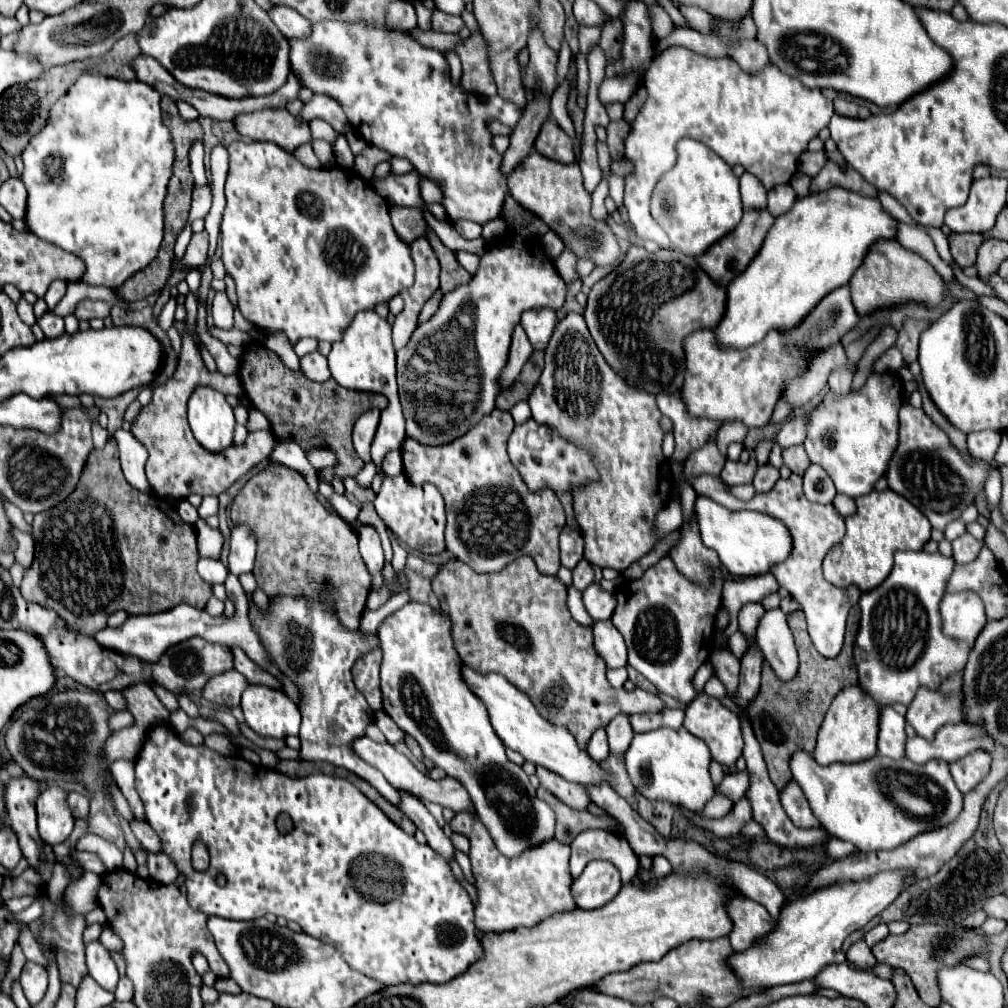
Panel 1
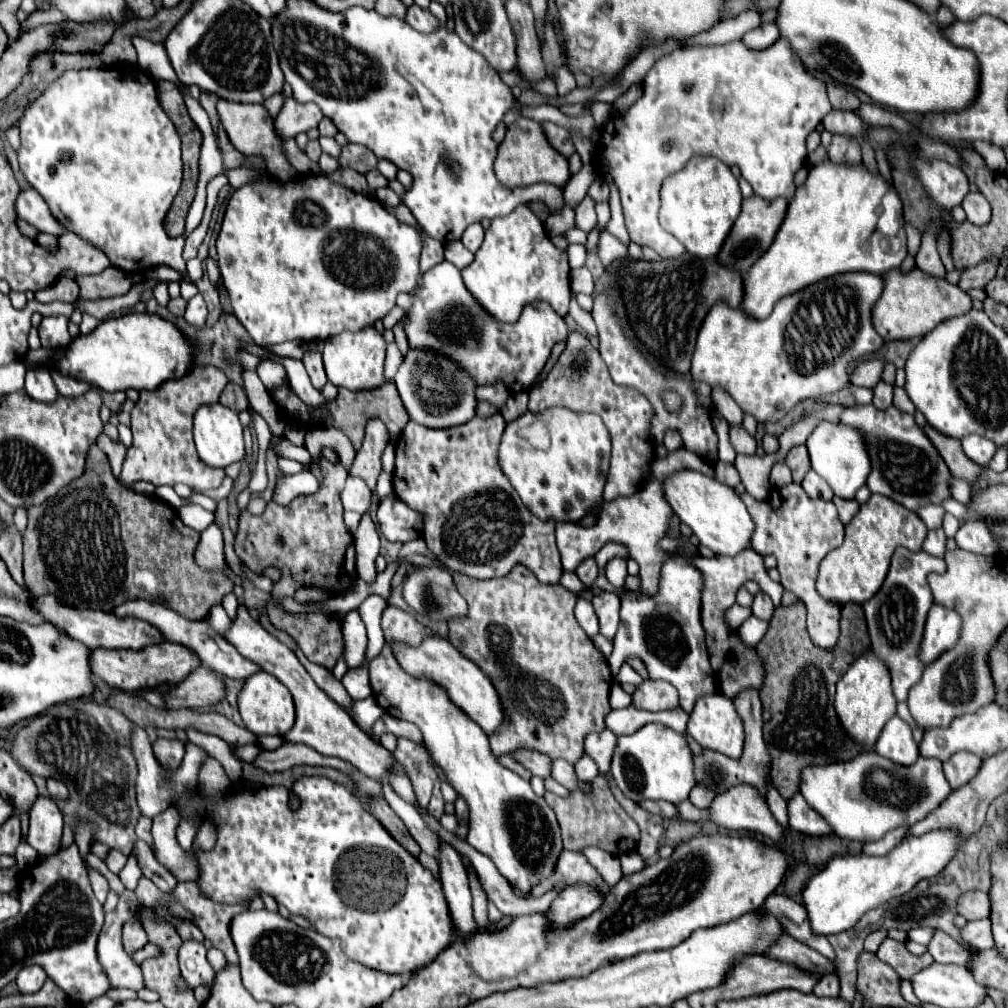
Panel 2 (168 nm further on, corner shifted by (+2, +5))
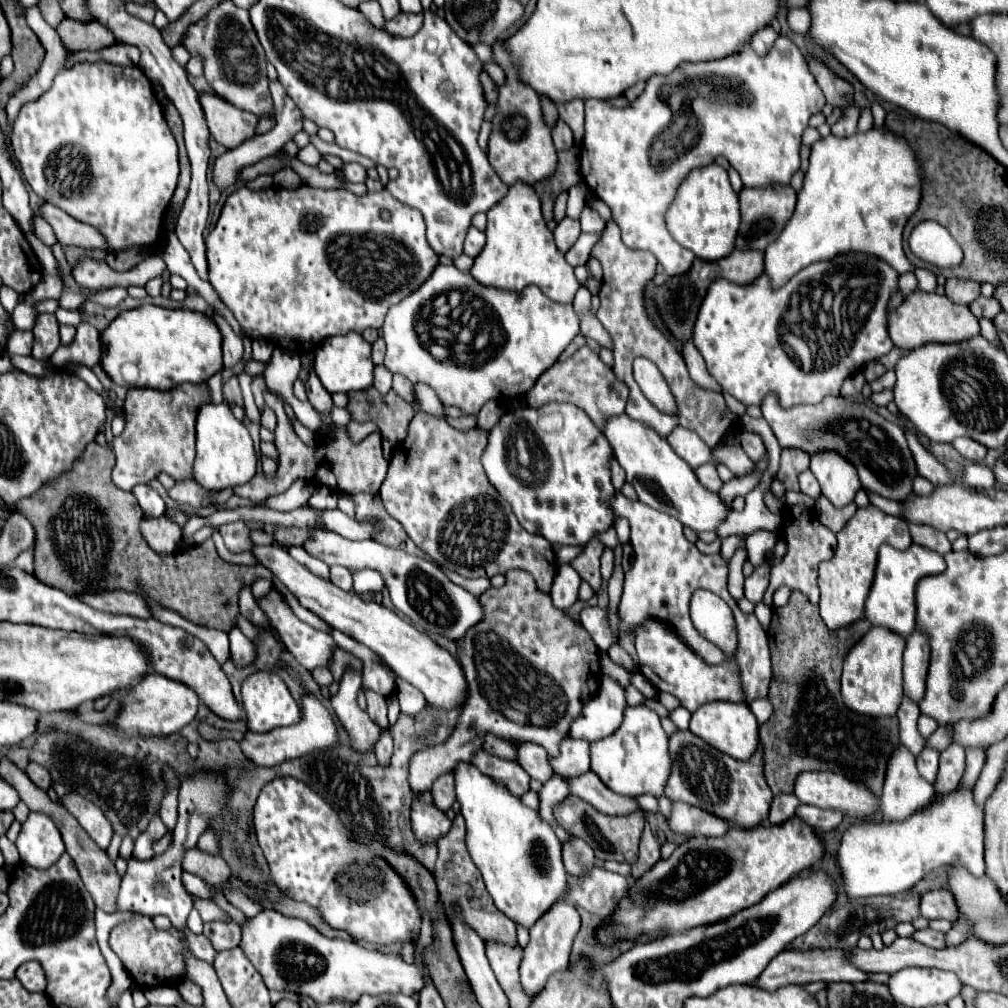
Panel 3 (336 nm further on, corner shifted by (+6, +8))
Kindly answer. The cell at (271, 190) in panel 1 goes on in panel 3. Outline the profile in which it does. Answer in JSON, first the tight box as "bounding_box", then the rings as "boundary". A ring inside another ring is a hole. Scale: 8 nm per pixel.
{"bounding_box":[205,184,437,354],"boundary":[[[307,184],[293,188],[293,190],[269,187],[259,190],[259,192],[241,187],[227,198],[227,202],[221,210],[221,216],[217,220],[217,226],[207,236],[205,244],[207,244],[207,262],[209,262],[209,282],[215,288],[215,292],[219,294],[221,302],[233,312],[233,316],[241,324],[243,332],[253,340],[263,338],[263,340],[269,340],[269,342],[281,346],[281,348],[297,350],[303,354],[311,352],[317,344],[321,344],[321,340],[325,340],[329,336],[345,334],[349,330],[361,334],[365,328],[381,328],[389,306],[397,304],[399,300],[409,296],[413,290],[417,290],[417,286],[423,284],[429,278],[429,274],[433,272],[433,268],[437,266],[437,254],[427,244],[425,224],[421,220],[421,214],[413,208],[405,208],[405,204],[399,204],[399,200],[395,200],[387,190],[367,192],[365,196],[355,196],[347,188],[323,190],[323,188],[313,188]],[[381,208],[391,212],[389,220],[383,220],[379,216]]]}

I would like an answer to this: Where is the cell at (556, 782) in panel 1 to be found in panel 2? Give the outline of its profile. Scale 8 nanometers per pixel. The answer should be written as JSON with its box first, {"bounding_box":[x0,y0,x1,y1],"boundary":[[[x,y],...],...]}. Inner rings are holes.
{"bounding_box":[511,749,551,777],"boundary":[[[517,749],[515,753],[511,753],[513,759],[521,761],[525,765],[525,769],[529,769],[533,775],[537,777],[549,777],[551,775],[551,759],[543,753],[537,753],[537,751],[527,751],[527,749]]]}

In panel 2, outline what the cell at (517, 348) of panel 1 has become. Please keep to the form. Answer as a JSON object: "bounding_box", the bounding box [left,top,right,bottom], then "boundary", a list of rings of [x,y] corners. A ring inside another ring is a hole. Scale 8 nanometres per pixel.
{"bounding_box":[477,383,509,409],"boundary":[[[501,383],[477,387],[477,401],[489,401],[489,403],[495,405],[497,409],[501,409],[501,407],[505,405],[507,397],[509,397],[509,391],[507,391]]]}

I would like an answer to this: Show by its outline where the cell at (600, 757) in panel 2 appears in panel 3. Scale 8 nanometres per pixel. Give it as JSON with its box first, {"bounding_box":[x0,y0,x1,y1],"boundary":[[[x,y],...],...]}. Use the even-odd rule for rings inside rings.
{"bounding_box":[551,738,591,776],"boundary":[[[565,738],[561,742],[561,756],[551,758],[553,770],[565,776],[579,776],[591,770],[591,754],[589,754],[589,742],[587,740],[573,740]]]}

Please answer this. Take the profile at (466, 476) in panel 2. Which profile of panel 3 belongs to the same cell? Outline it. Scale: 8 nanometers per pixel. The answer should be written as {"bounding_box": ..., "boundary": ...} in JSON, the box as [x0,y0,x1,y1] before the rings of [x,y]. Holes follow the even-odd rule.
{"bounding_box":[379,410,557,592],"boundary":[[[417,410],[409,422],[407,438],[393,450],[389,472],[379,492],[383,506],[437,566],[465,578],[491,578],[521,568],[535,578],[543,592],[549,592],[557,572],[555,552],[549,540],[521,528],[509,504],[487,480],[481,466],[487,438],[489,432],[483,428],[457,430],[445,420]]]}

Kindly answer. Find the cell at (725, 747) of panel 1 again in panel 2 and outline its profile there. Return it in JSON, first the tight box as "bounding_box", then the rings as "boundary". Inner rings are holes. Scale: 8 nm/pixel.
{"bounding_box":[687,695,745,759],"boundary":[[[707,695],[701,697],[695,703],[695,709],[691,713],[689,725],[687,725],[687,733],[705,749],[713,749],[719,751],[731,759],[739,759],[743,753],[743,741],[745,741],[745,733],[743,733],[743,721],[735,711],[735,705],[729,697],[725,695]]]}

